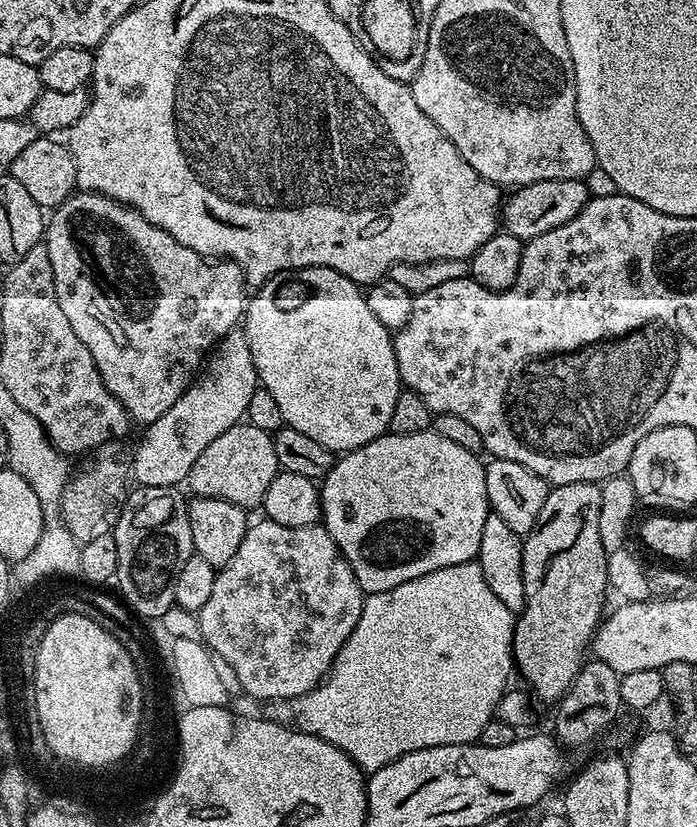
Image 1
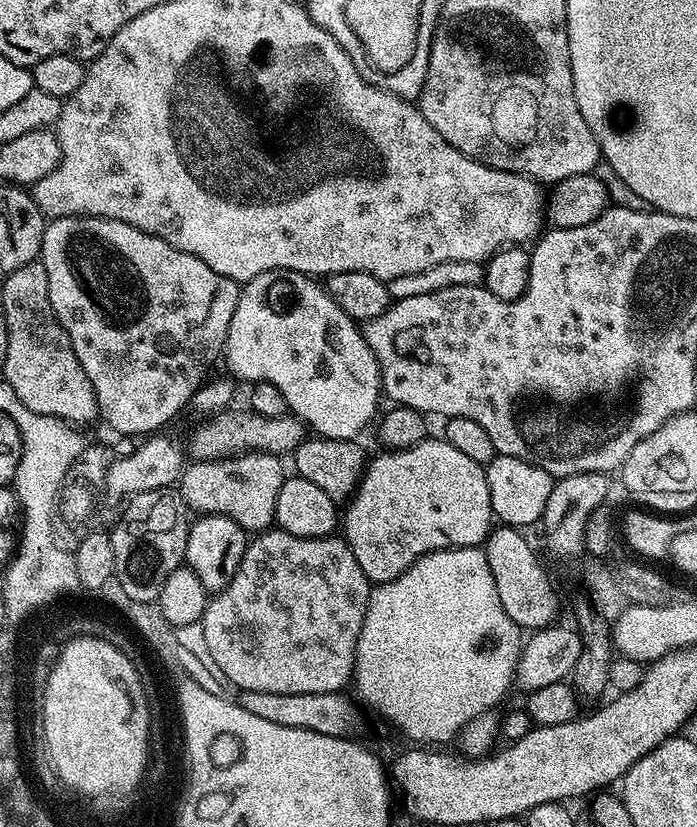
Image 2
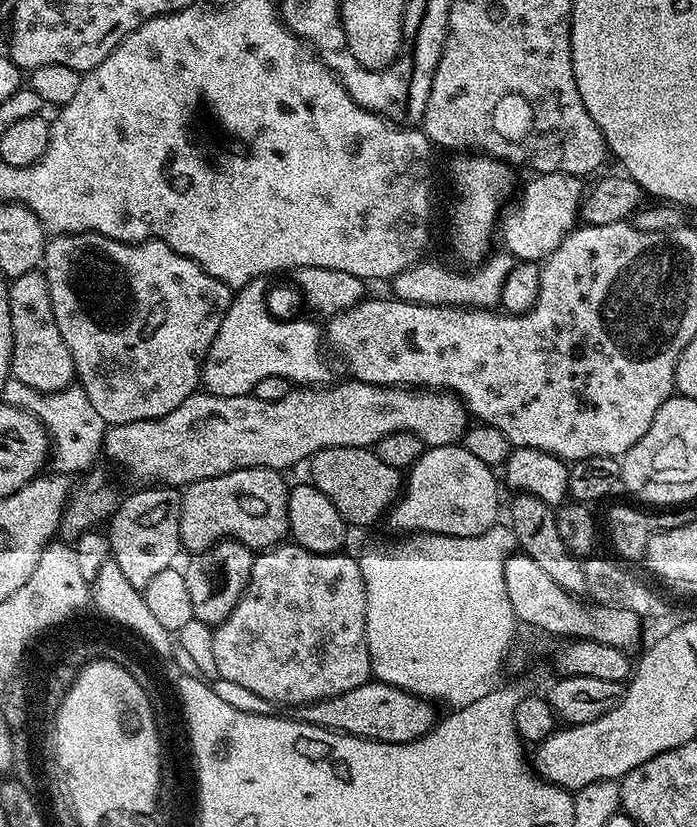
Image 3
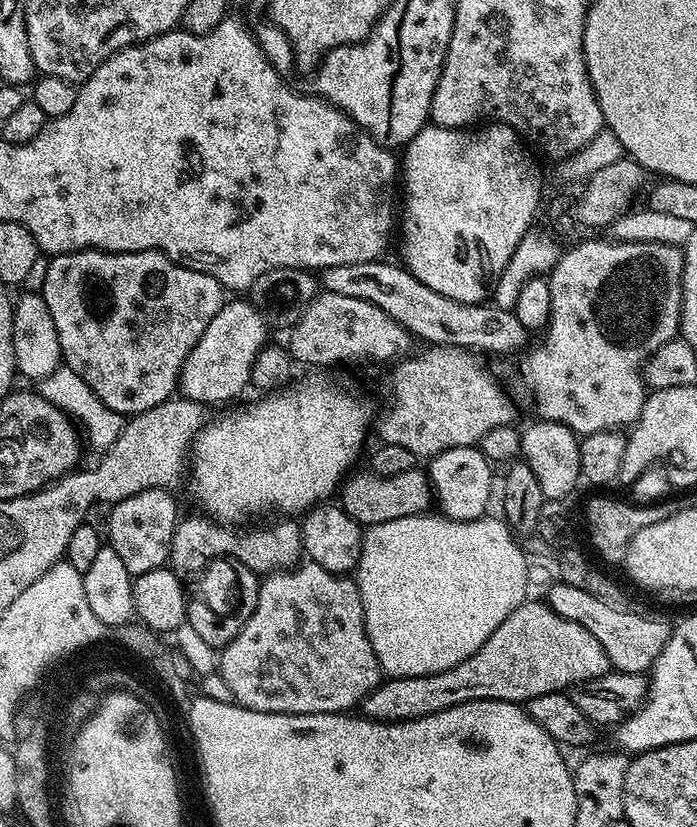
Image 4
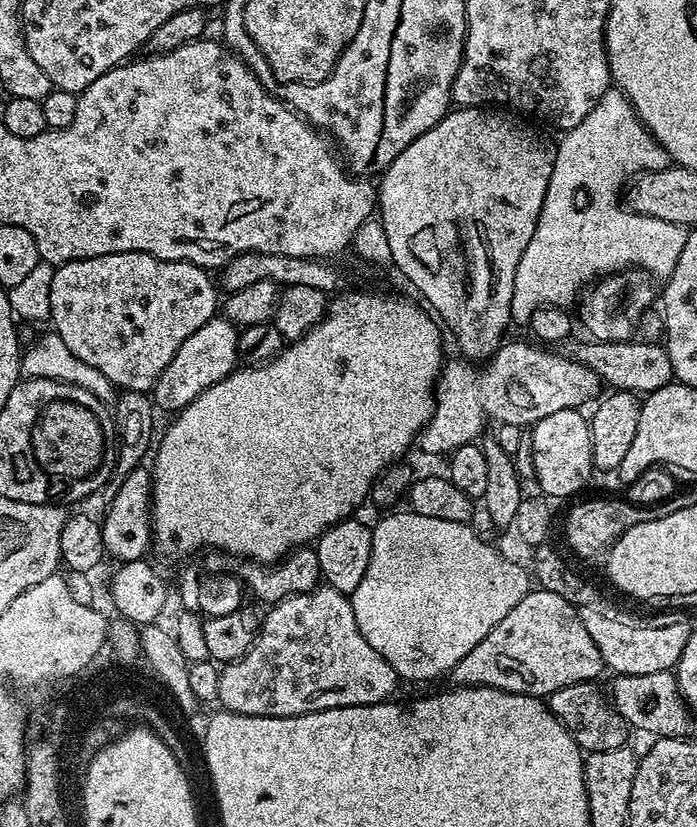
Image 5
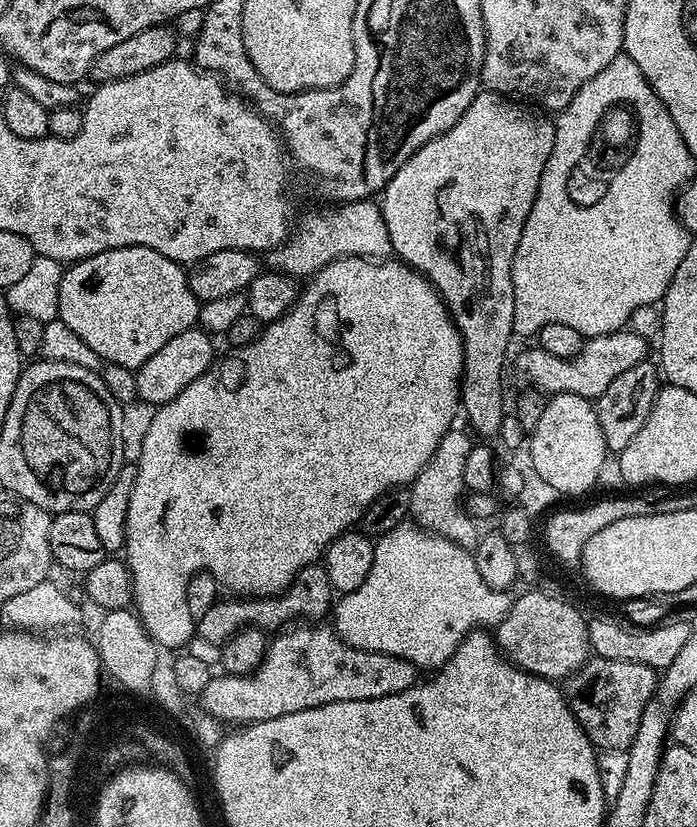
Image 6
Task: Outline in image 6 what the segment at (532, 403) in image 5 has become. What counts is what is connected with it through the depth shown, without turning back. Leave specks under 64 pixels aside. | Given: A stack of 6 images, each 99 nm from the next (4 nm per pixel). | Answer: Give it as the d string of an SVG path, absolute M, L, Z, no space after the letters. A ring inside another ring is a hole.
M628 331L607 332L601 336L585 339L580 353L570 357L569 360L552 356L539 346L532 346L517 358L516 368L524 372L524 380L528 383L526 385L541 394L554 397L565 392L595 401L596 397L606 390L606 386L610 386L610 382L618 378L618 374L630 370L630 366L638 366L649 359L647 342L638 333Z

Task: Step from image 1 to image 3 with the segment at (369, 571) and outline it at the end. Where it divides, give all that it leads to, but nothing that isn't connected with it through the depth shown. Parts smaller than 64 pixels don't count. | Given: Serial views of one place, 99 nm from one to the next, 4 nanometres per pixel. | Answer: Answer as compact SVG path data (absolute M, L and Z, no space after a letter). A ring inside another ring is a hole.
M459 443L447 444L446 446L438 446L437 448L428 448L418 458L418 462L414 462L411 468L406 472L406 483L402 489L402 495L386 513L386 521L394 531L404 531L404 534L431 534L434 536L480 536L486 530L497 527L498 520L496 515L500 512L500 488L496 485L497 473L490 466L486 466L486 462L474 458L474 454L470 454L470 450L466 450Z

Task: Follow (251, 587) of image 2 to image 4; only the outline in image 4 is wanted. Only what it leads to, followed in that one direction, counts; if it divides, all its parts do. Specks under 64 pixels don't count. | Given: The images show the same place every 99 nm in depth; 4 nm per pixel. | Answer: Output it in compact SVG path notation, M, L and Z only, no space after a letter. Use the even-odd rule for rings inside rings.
M301 562L294 568L273 572L272 575L263 577L260 582L258 602L254 606L254 614L250 614L246 626L242 626L242 630L238 630L238 638L234 638L234 642L227 644L219 653L218 671L222 678L226 678L226 686L230 686L233 701L241 708L249 708L255 712L305 716L306 714L322 714L323 712L344 714L355 709L352 707L355 704L357 707L382 682L382 669L374 654L374 646L370 646L370 638L366 634L360 587L356 585L355 579L351 575L339 576L330 570L322 570L322 566L311 562Z

